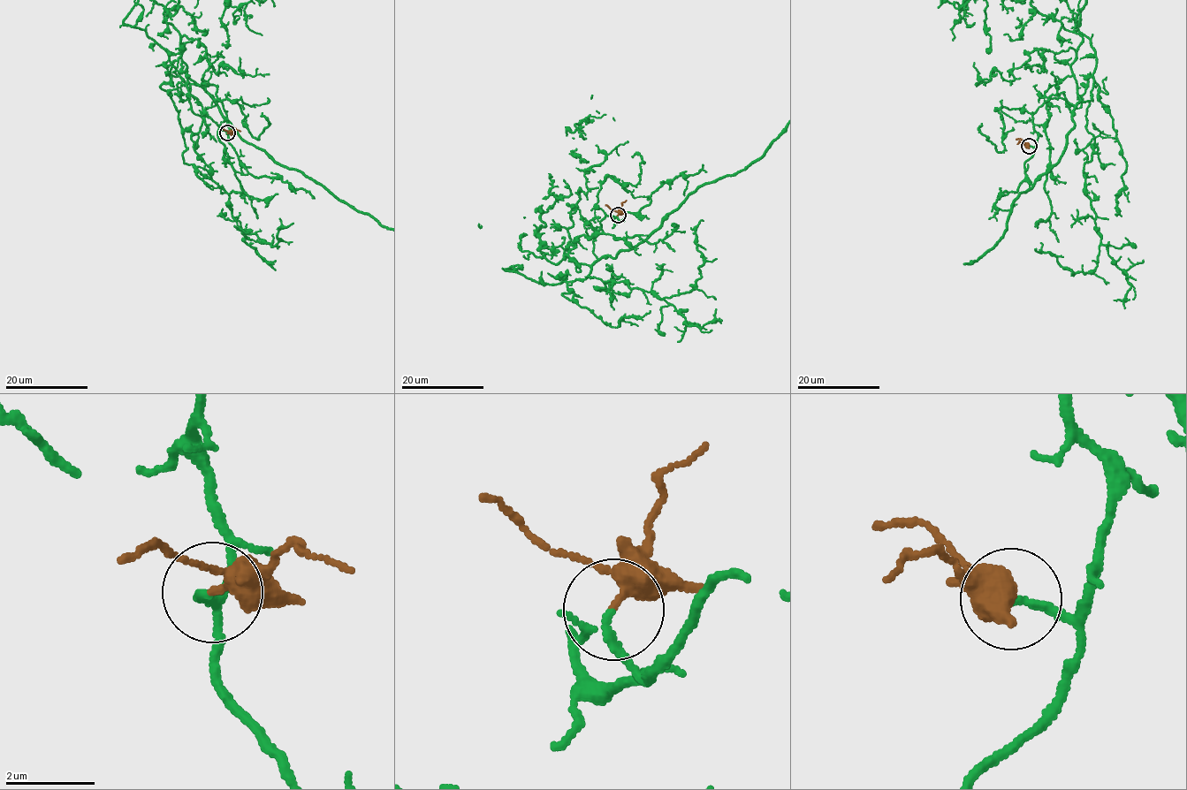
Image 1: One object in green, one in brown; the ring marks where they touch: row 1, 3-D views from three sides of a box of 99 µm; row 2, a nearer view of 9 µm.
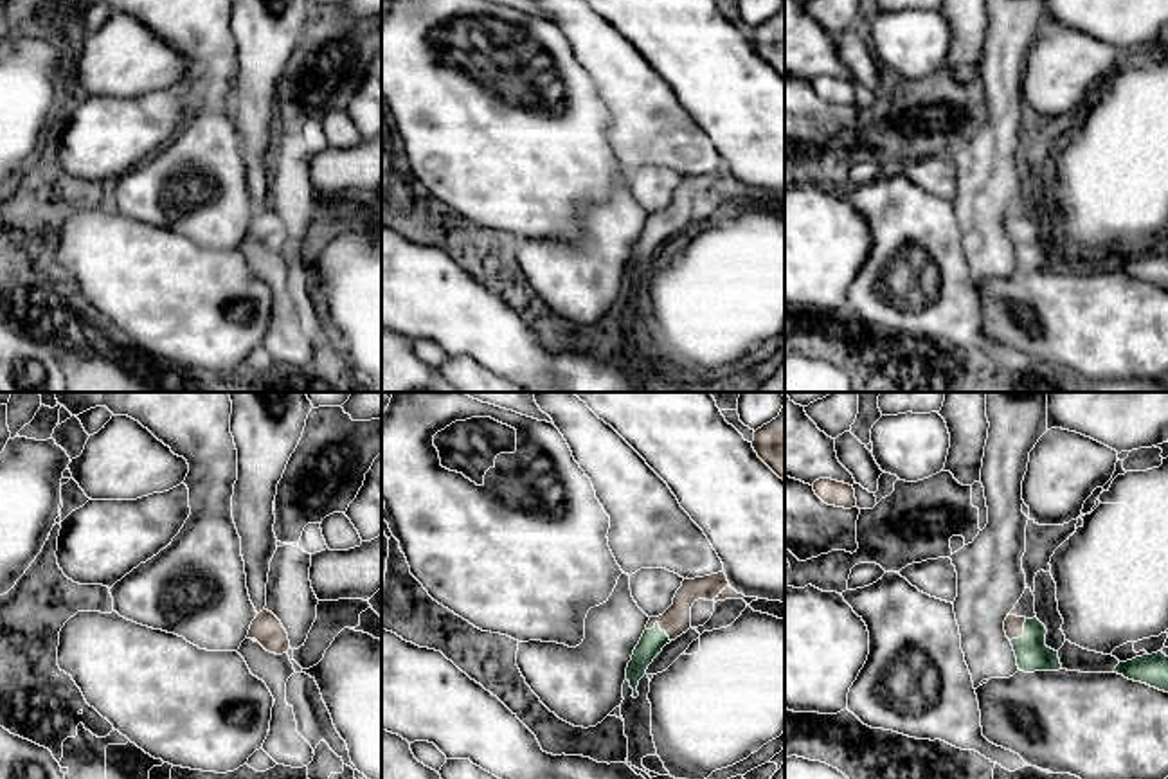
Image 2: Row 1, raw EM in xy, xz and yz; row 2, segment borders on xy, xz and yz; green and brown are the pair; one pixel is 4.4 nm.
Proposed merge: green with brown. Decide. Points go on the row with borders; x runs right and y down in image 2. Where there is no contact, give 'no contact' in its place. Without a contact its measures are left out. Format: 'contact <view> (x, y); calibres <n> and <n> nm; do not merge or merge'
contact xz (659, 628); calibres 110 and 130 nm; merge

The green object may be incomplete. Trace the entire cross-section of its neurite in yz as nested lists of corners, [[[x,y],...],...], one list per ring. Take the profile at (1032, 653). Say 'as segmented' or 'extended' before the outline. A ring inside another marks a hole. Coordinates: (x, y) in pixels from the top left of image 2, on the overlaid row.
extended | [[[1008,615],[1004,631],[1010,639],[1017,666],[1024,673],[1062,669],[1058,651],[1046,646],[1046,626],[1037,619]]]

